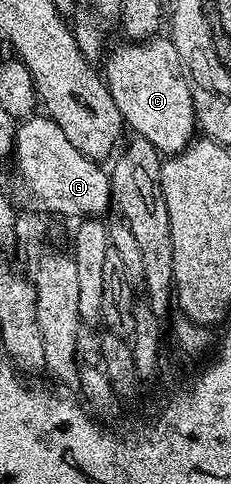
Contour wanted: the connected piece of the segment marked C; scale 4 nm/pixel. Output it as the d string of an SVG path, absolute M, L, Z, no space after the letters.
M156 37L146 41L127 41L124 47L116 49L107 63L105 78L111 91L113 101L117 101L117 109L121 113L124 124L131 127L136 136L147 139L164 156L170 157L179 151L184 151L188 143L197 135L195 121L195 106L191 96L191 83L183 70L181 57L177 57L177 49L171 44L170 38Z

